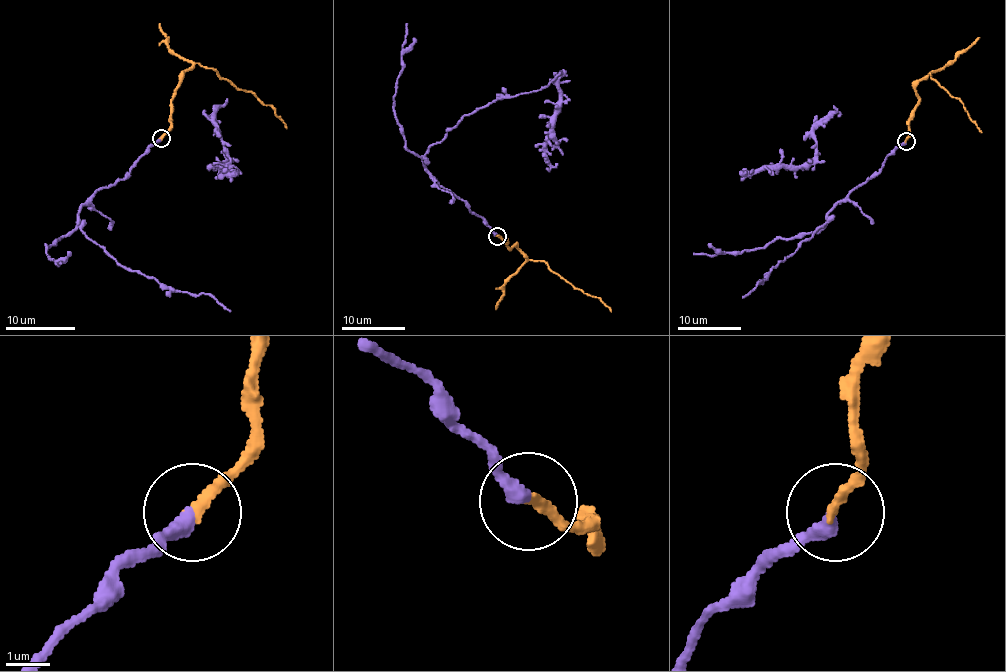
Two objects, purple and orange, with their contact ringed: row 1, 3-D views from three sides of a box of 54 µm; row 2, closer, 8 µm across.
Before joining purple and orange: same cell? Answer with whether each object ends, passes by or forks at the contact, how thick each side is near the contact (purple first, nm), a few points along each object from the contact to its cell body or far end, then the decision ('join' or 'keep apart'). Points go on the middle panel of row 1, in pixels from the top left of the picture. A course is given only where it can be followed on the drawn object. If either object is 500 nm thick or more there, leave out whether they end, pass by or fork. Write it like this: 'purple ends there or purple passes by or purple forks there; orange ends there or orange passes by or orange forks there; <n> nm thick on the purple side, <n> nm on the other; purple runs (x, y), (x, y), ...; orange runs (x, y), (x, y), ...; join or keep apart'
purple ends there; orange ends there; 360 nm thick on the purple side, 260 nm on the other; purple runs (496, 236), (463, 200), (444, 189), (422, 157), (466, 115), (502, 97), (542, 89), (561, 72); orange runs (498, 236), (505, 239), (510, 249), (515, 246), (529, 260), (543, 261), (567, 282), (599, 298), (611, 312); join

